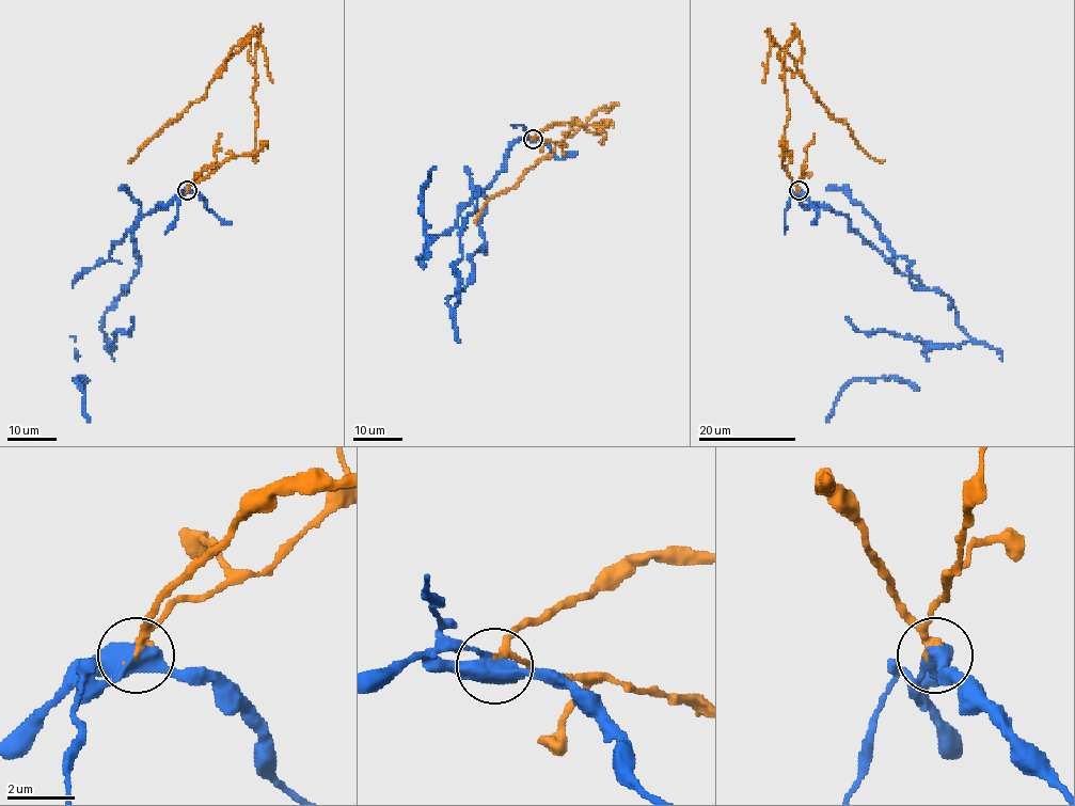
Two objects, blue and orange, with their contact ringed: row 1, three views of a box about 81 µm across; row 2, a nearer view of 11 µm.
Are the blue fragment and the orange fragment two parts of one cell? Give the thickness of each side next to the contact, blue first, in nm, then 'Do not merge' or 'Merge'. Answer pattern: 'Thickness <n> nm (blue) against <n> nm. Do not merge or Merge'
Thickness 480 nm (blue) against 220 nm. Do not merge

